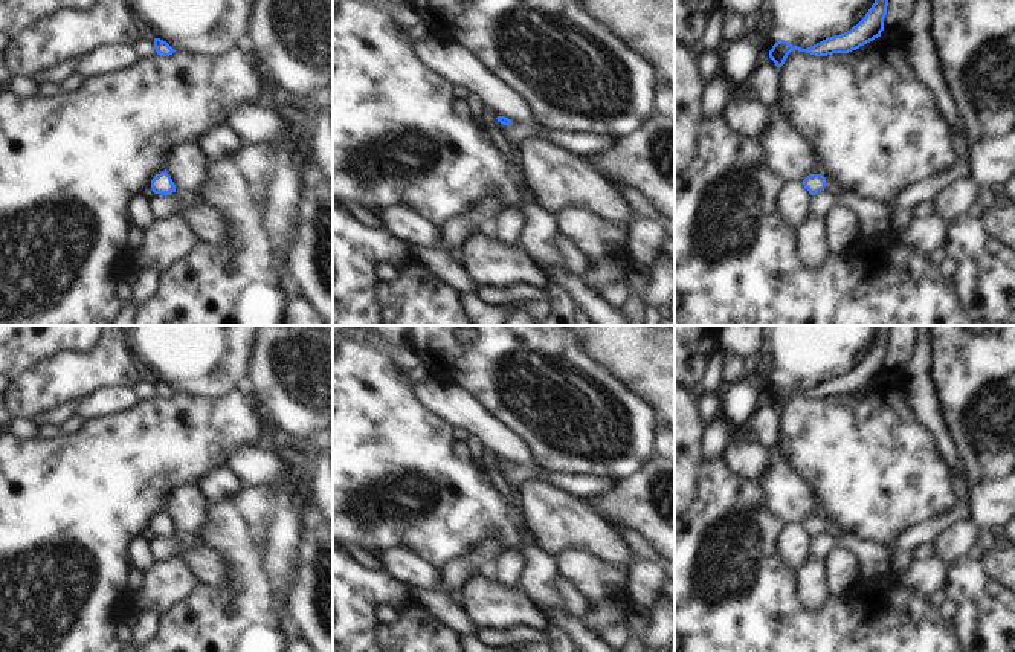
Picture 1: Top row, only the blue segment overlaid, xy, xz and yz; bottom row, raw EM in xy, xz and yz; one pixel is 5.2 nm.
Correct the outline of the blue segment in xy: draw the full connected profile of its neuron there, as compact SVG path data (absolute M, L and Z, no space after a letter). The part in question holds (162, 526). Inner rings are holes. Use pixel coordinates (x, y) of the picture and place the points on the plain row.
M166 512L151 522L151 533L162 537L176 534L176 527Z

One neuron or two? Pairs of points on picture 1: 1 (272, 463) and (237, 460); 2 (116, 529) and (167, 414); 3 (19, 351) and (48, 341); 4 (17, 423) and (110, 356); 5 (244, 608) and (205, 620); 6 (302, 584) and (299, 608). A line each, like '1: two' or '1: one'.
1: one
2: one
3: one
4: two
5: one
6: one

